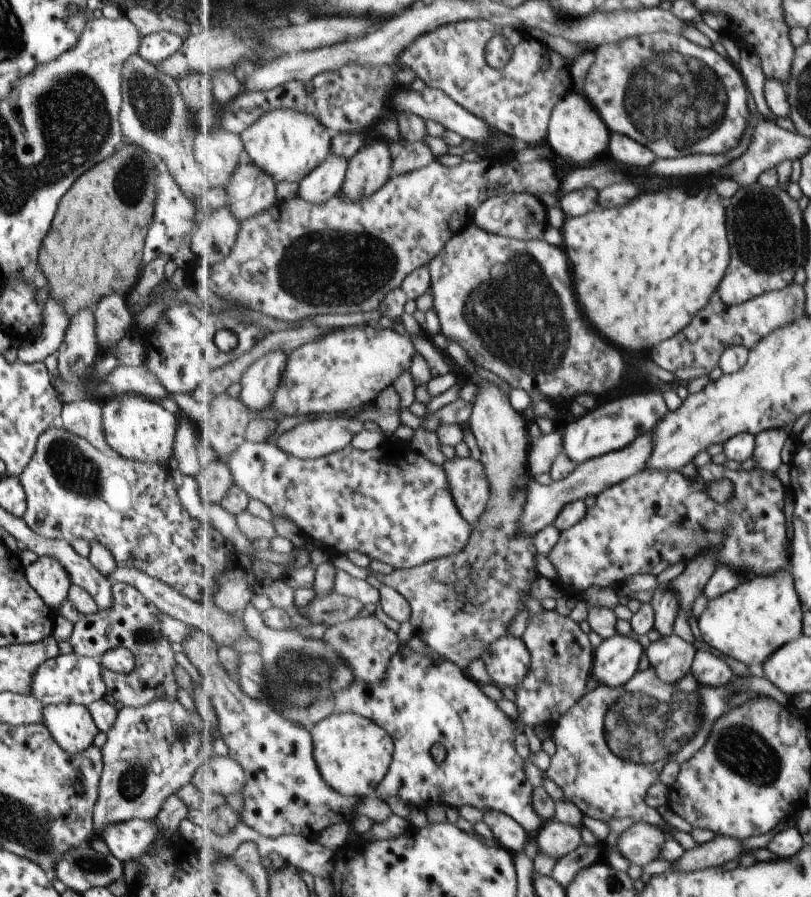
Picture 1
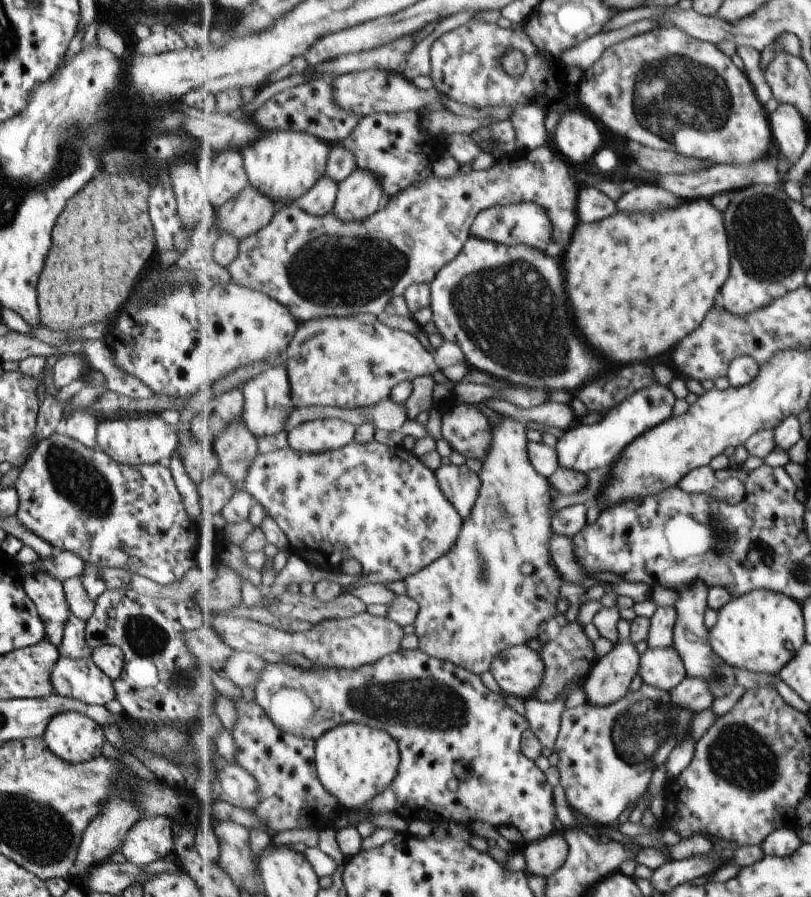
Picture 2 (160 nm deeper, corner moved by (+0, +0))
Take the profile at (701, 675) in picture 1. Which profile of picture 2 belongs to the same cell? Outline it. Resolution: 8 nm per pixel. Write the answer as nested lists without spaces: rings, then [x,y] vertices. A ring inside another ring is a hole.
[[[686,677],[682,684],[673,688],[671,692],[671,703],[683,706],[687,710],[701,713],[715,704],[715,694],[711,692],[709,684],[701,678]]]

